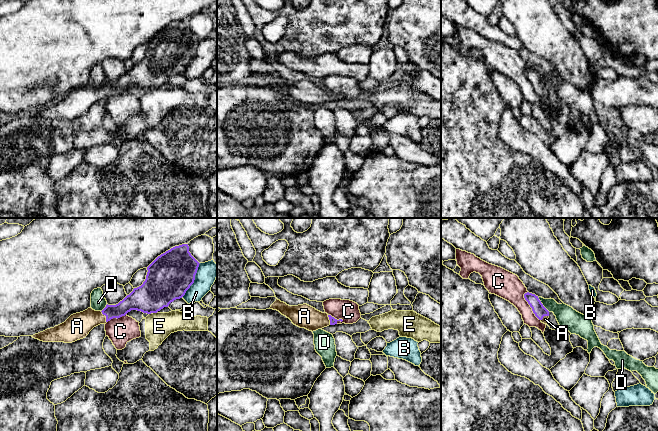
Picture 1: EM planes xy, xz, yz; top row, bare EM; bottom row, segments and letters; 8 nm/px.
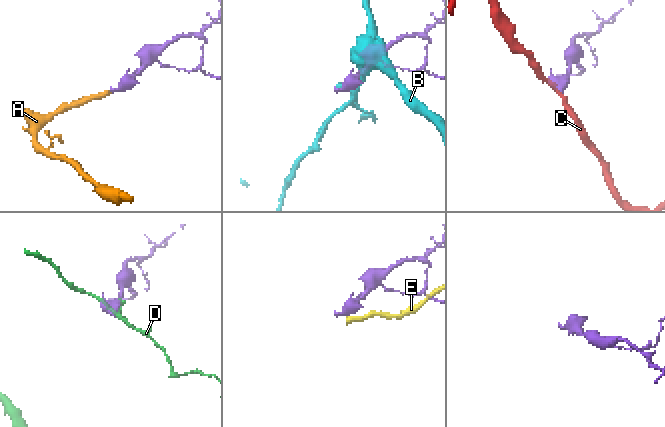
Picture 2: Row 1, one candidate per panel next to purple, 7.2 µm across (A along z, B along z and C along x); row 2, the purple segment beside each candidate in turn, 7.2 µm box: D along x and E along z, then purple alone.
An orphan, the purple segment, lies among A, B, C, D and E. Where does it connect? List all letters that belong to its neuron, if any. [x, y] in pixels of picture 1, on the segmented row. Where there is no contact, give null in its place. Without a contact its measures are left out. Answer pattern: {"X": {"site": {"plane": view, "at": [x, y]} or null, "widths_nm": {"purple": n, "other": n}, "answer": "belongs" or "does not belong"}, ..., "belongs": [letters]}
{"A": {"site": {"plane": "xy", "at": [106, 317]}, "widths_nm": {"purple": 130, "other": 200}, "answer": "belongs"}, "B": {"site": {"plane": "xy", "at": [194, 279]}, "widths_nm": {"purple": 360, "other": 160}, "answer": "does not belong"}, "C": {"site": {"plane": "yz", "at": [530, 306]}, "widths_nm": {"purple": 100, "other": 220}, "answer": "does not belong"}, "D": {"site": {"plane": "yz", "at": [542, 304]}, "widths_nm": {"purple": 100, "other": 160}, "answer": "does not belong"}, "E": {"site": {"plane": "xy", "at": [155, 312]}, "widths_nm": {"purple": 320, "other": 220}, "answer": "does not belong"}, "belongs": ["A"]}

